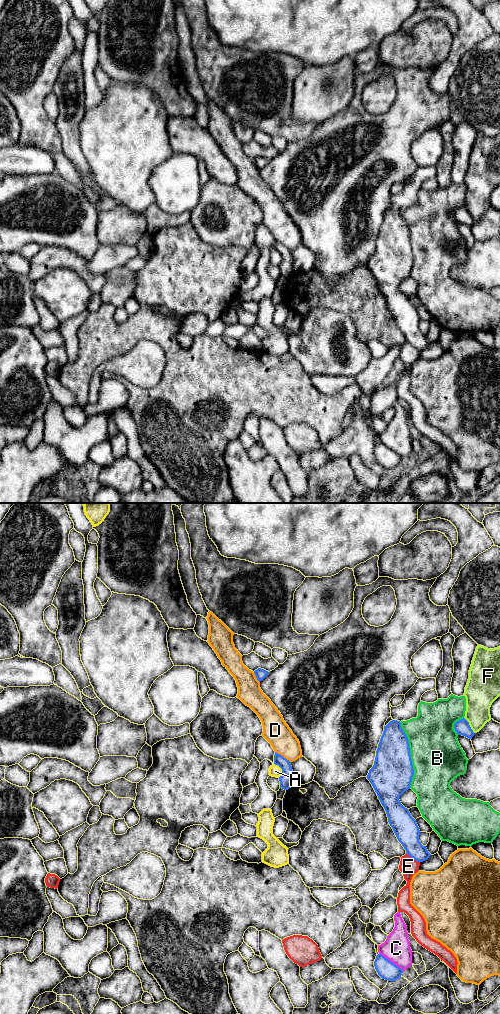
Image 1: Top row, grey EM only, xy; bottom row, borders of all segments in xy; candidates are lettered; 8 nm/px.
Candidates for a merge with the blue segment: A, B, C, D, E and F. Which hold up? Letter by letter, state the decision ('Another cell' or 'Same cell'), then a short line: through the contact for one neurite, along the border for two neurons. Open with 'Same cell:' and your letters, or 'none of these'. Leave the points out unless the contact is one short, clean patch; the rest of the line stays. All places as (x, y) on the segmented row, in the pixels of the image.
Same cell: none of these
A: Another cell. Line: xy (274, 763), (281, 769), (279, 777)
B: Another cell
C: Another cell
D: Another cell
E: Another cell
F: Another cell

